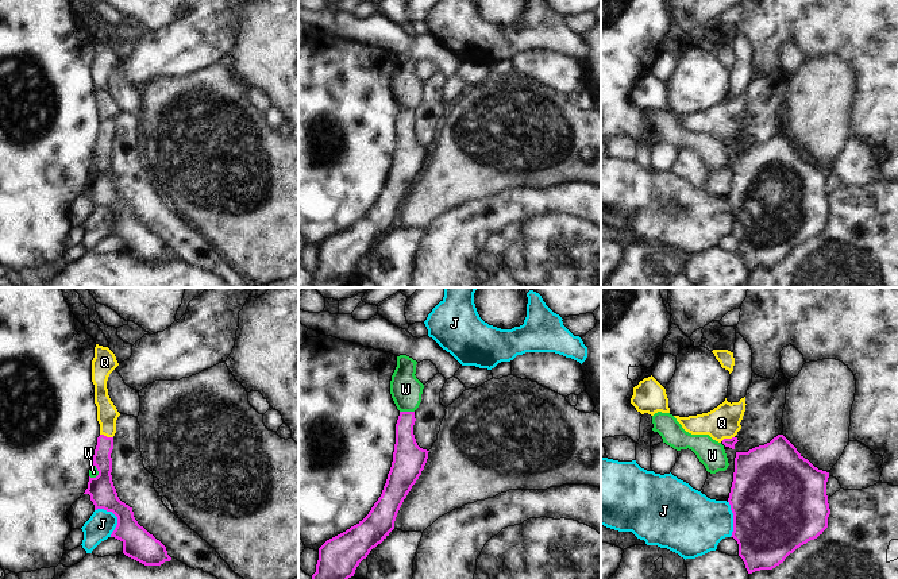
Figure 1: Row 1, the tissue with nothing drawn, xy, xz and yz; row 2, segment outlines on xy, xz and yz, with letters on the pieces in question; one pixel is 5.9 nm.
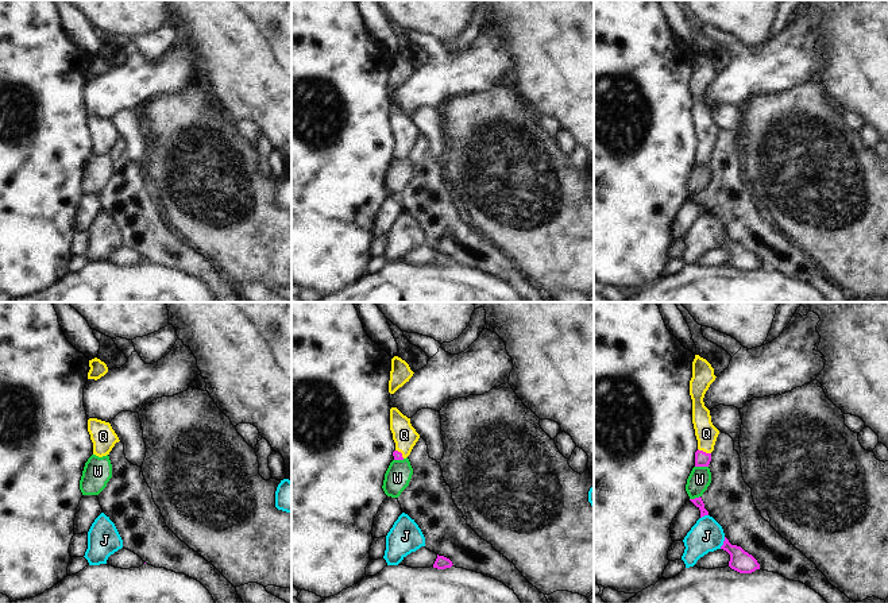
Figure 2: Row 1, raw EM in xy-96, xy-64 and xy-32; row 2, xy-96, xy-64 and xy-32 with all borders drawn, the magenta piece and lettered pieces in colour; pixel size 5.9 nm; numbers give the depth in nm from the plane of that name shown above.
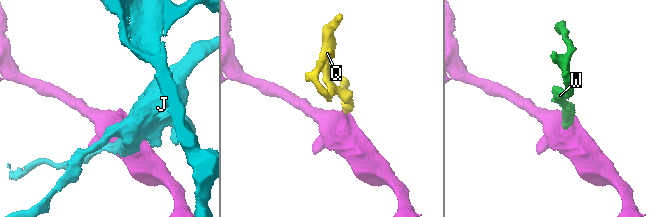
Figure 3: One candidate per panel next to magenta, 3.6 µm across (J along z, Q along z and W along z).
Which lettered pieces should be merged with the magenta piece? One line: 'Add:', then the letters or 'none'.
Add: Q

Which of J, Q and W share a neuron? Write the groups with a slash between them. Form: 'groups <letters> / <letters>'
groups J / Q / W

